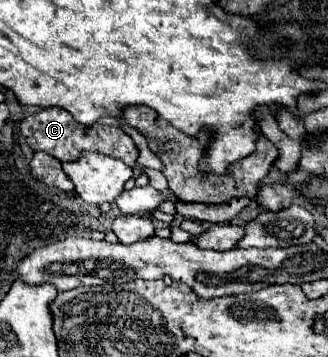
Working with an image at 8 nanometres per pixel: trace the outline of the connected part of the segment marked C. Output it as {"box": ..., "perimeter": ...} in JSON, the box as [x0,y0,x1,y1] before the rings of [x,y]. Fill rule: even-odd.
{"box":[20,108,138,166],"perimeter":[[[46,108],[40,110],[38,114],[32,114],[28,118],[24,118],[20,122],[20,130],[22,136],[26,138],[28,146],[36,152],[42,150],[46,154],[52,154],[54,158],[58,158],[60,162],[66,160],[74,160],[78,158],[78,154],[82,154],[84,150],[92,150],[92,152],[100,152],[112,158],[122,160],[128,166],[136,166],[136,158],[138,158],[138,148],[134,144],[134,140],[122,132],[122,128],[118,124],[106,124],[106,122],[96,122],[94,126],[84,126],[80,122],[76,122],[64,108]]]}

